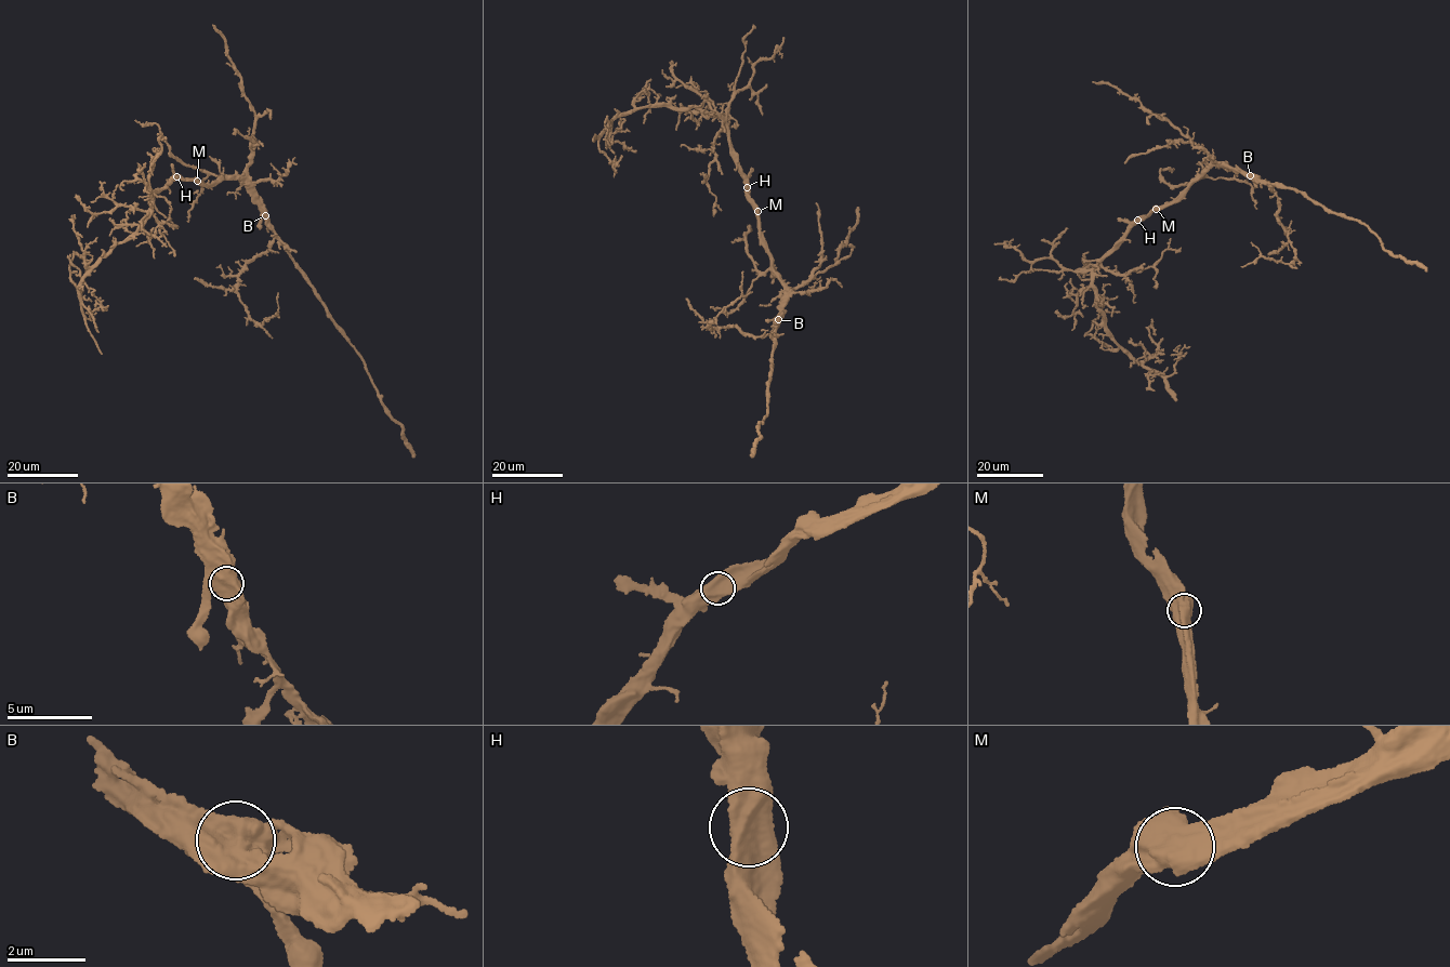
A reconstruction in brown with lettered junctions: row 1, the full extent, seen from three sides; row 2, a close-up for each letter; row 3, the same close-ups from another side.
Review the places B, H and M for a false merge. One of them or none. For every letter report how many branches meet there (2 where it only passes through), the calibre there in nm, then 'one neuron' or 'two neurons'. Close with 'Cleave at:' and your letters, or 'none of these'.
B: branches 2; calibre 850 nm; two neurons
H: branches 2; calibre 750 nm; one neuron
M: branches 2; calibre 800 nm; one neuron
Cleave at: B

